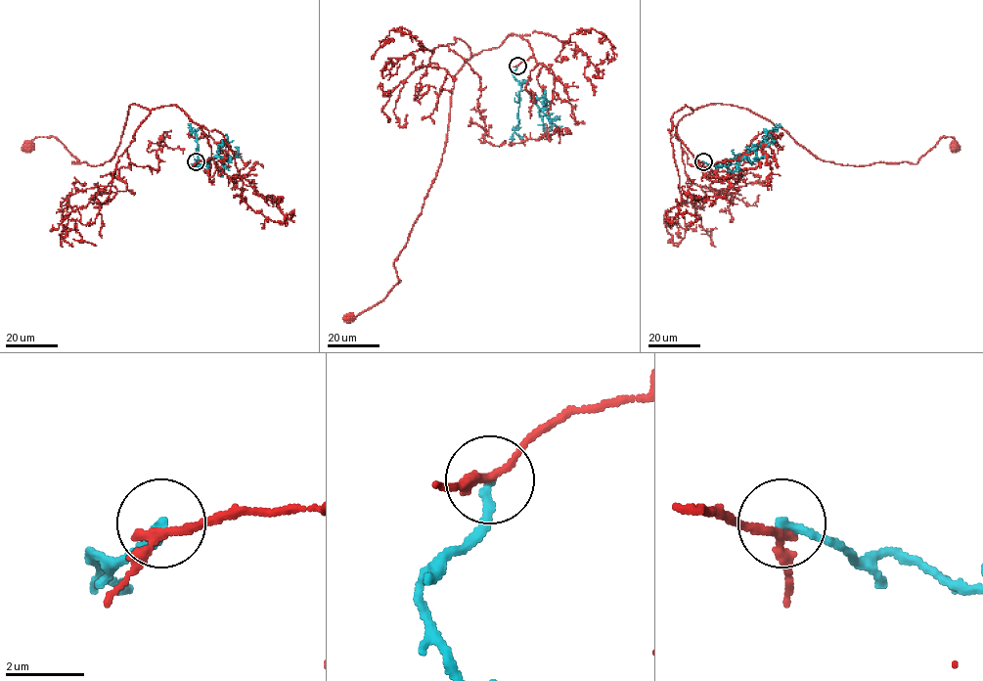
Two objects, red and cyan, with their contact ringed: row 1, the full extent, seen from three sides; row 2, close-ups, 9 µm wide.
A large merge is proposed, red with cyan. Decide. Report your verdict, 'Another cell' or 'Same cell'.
Another cell

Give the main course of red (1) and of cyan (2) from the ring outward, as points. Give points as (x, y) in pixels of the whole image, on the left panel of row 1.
1: (196, 162), (211, 148), (174, 105), (130, 105), (120, 143), (102, 164), (72, 162), (53, 136), (28, 147)
2: (196, 161), (192, 163), (198, 166), (197, 134), (191, 131), (190, 123)

